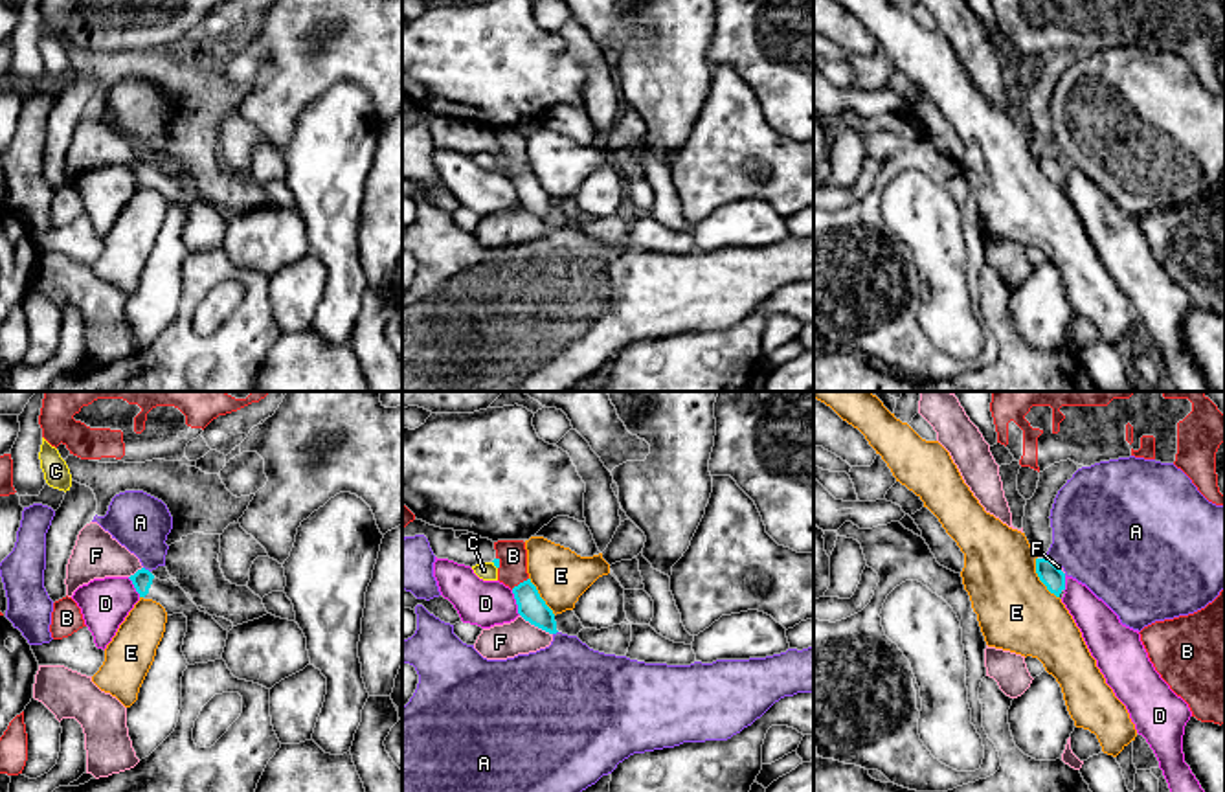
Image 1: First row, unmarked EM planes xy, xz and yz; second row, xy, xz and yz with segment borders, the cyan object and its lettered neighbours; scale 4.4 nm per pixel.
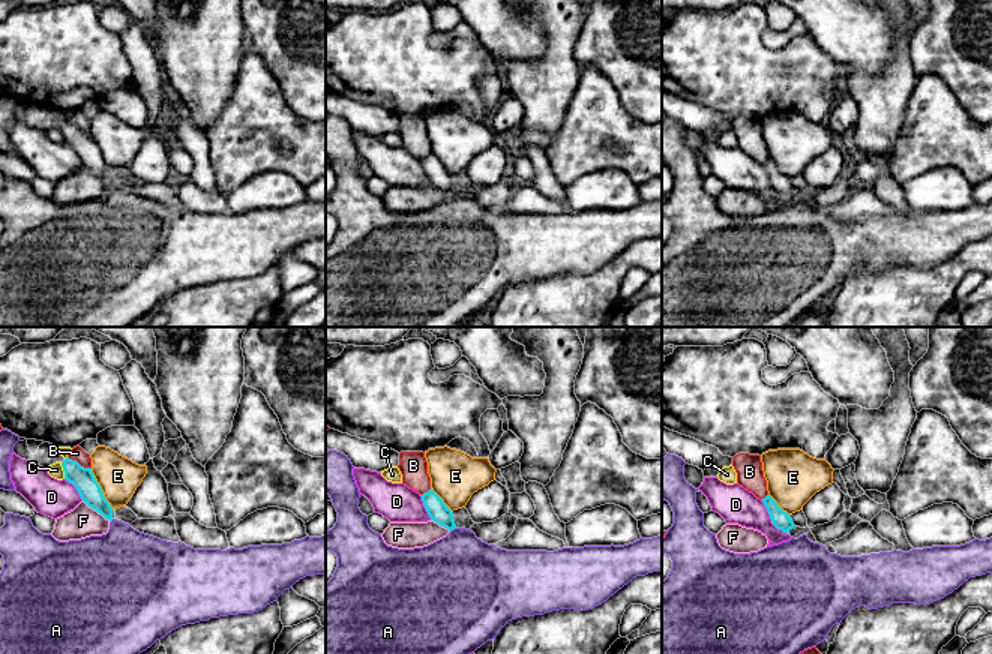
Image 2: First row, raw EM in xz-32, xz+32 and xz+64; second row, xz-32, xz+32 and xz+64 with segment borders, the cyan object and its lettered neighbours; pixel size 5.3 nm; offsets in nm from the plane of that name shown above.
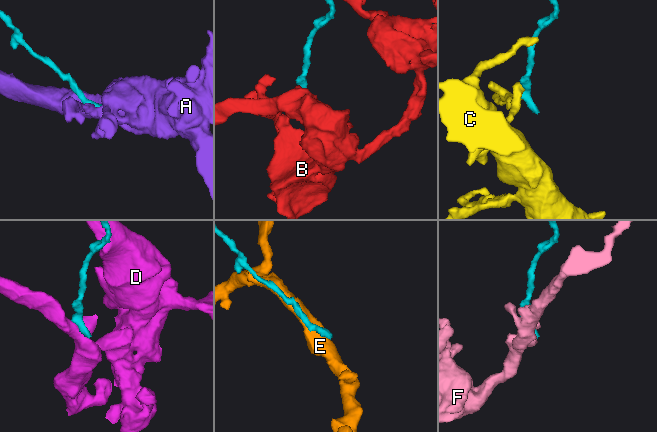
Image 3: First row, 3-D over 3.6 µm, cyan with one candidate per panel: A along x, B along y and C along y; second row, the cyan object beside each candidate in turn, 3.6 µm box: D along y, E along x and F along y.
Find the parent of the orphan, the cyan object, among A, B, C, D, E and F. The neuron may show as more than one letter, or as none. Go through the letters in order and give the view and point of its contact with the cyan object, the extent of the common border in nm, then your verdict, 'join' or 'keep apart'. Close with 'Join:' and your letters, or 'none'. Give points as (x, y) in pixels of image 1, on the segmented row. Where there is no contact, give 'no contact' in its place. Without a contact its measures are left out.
A: contact yz (1053, 563); length 60 nm; keep apart
B: contact xz (520, 583); length 90 nm; keep apart
C: contact xz (494, 565); length 40 nm; keep apart
D: contact xz (516, 603); length 120 nm; keep apart
E: contact yz (1040, 579); length 200 nm; keep apart
F: contact xz (537, 625); length 170 nm; keep apart
Join: none

